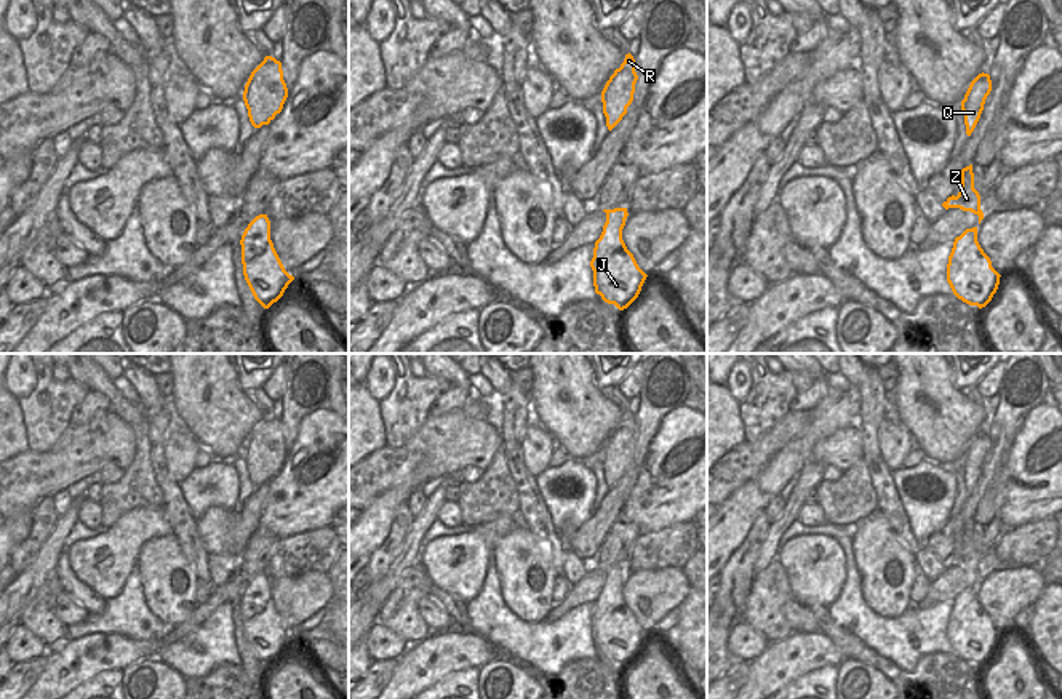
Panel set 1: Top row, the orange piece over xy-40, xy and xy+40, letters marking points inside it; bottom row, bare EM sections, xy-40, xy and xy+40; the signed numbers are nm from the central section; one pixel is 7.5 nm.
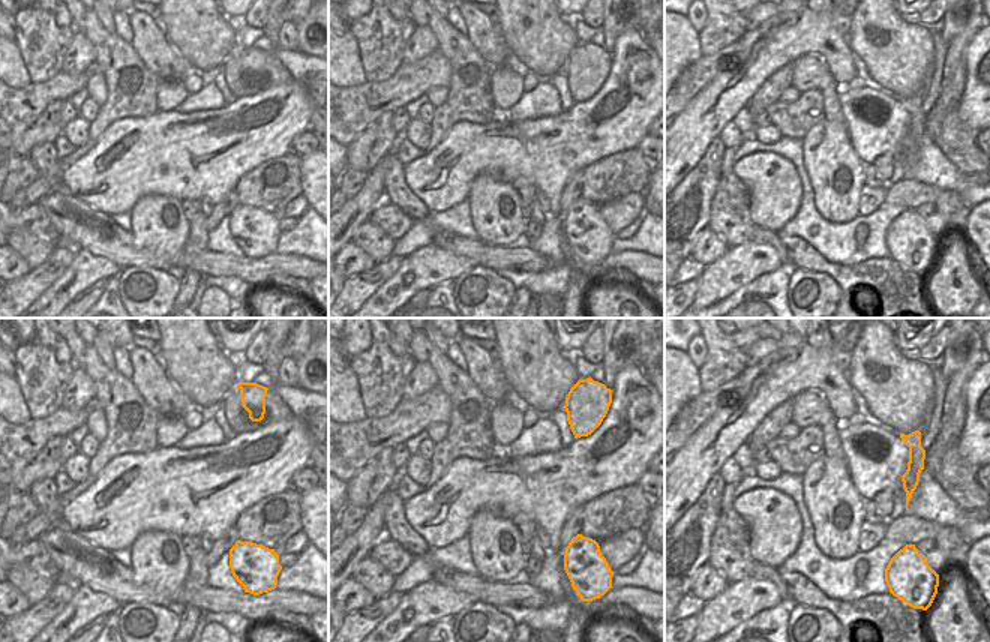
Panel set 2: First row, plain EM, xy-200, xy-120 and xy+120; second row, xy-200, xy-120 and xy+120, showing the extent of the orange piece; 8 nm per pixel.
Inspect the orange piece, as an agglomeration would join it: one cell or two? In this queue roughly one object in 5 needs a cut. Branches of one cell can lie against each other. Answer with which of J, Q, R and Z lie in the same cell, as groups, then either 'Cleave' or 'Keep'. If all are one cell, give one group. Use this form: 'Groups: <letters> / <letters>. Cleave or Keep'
Groups: J Q R Z. Keep

